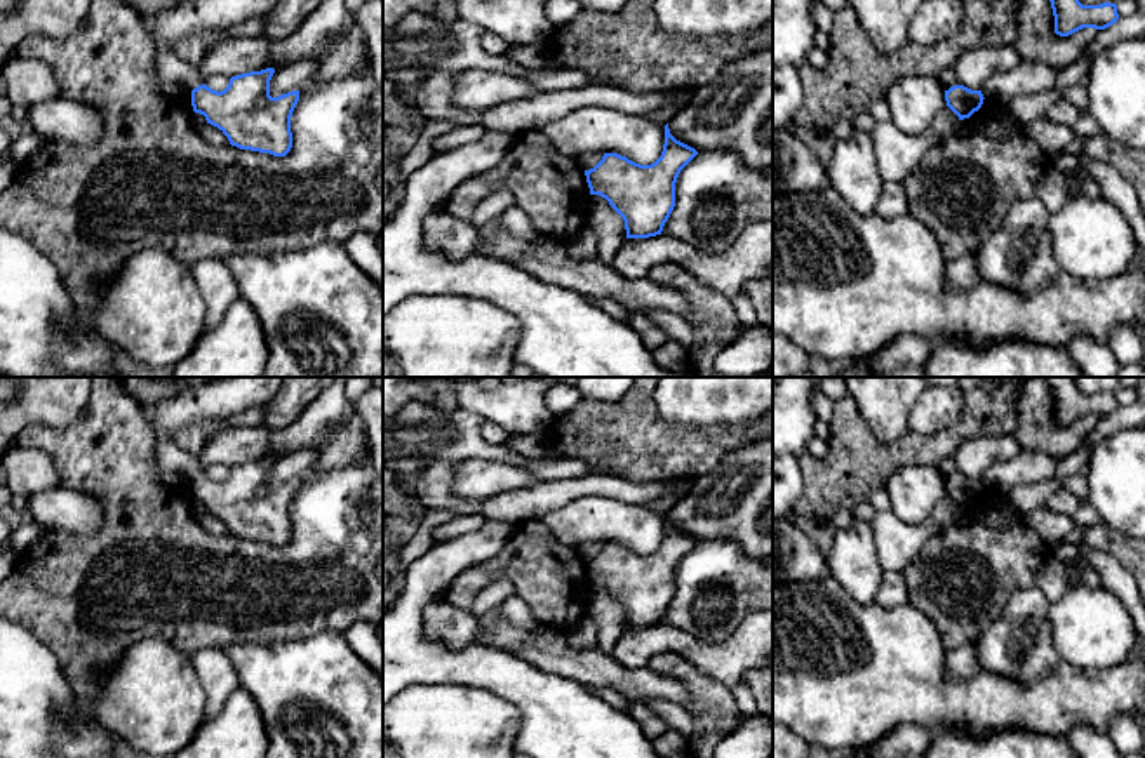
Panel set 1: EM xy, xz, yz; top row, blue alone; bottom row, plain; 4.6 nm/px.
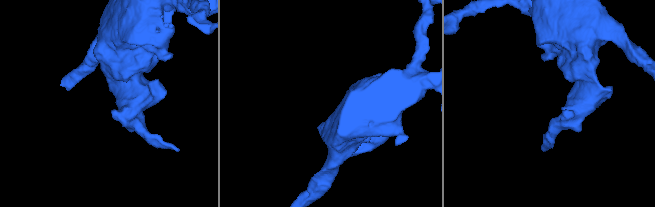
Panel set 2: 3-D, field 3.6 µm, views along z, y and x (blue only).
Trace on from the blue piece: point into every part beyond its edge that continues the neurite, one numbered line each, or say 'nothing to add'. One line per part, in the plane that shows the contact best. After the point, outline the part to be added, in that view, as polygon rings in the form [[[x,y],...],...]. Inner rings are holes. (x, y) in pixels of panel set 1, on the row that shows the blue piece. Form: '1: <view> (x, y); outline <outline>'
nothing to add

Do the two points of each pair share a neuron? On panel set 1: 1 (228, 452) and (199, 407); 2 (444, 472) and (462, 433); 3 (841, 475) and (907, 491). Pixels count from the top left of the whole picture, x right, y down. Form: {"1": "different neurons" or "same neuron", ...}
{"1": "different neurons", "2": "different neurons", "3": "different neurons"}

